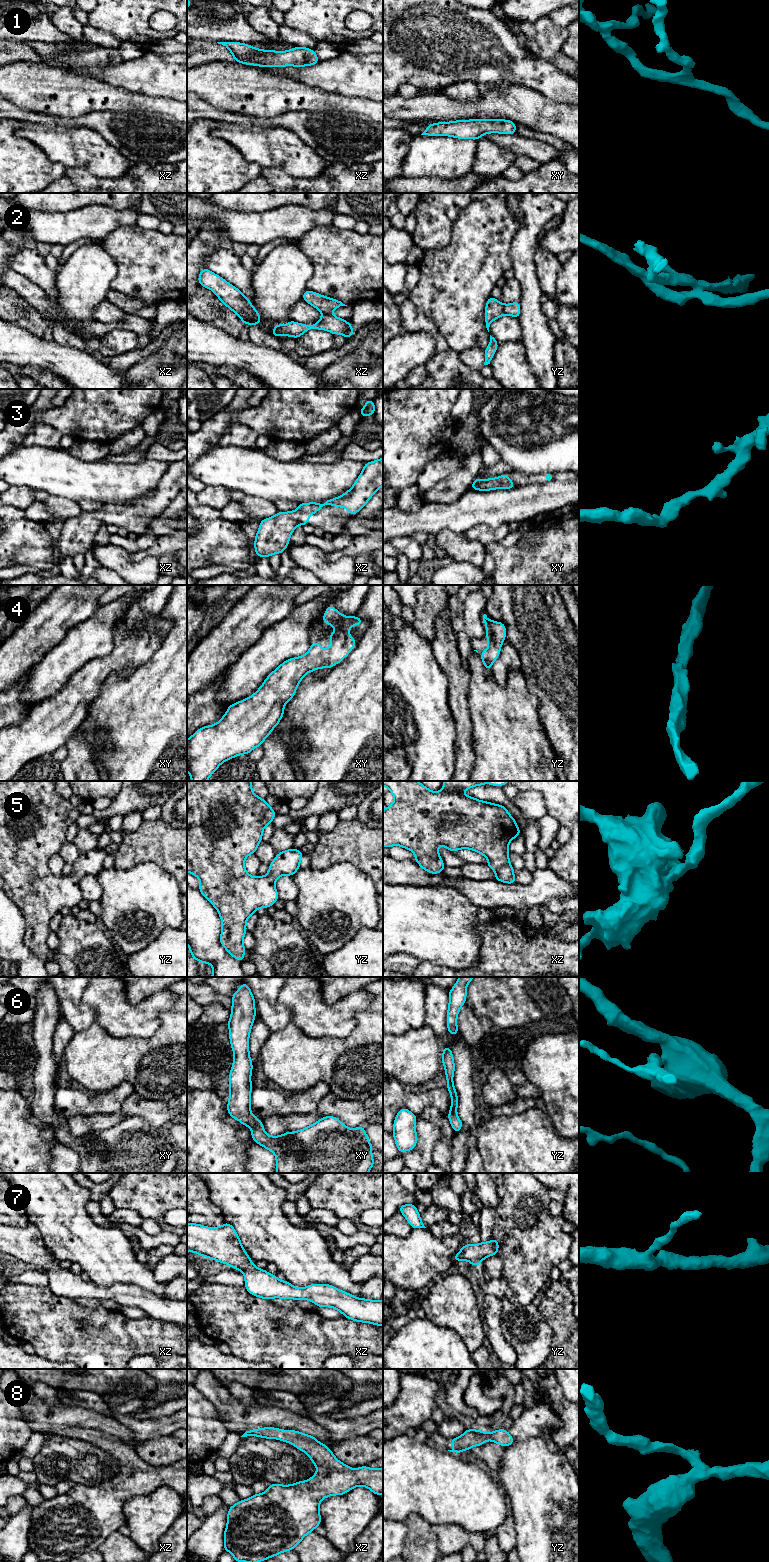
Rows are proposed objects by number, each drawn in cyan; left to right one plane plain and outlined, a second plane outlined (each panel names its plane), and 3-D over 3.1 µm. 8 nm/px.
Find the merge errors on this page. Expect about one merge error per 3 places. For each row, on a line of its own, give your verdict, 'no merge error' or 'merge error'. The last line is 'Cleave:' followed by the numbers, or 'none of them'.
1: no merge error
2: merge error
3: no merge error
4: no merge error
5: no merge error
6: no merge error
7: no merge error
8: no merge error
Cleave: 2

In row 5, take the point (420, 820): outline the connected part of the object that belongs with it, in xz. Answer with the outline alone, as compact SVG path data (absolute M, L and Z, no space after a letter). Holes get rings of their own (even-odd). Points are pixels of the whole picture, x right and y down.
M383 781L383 786L387 787L388 790L394 795L394 802L392 805L387 806L385 810L383 810L383 847L392 847L392 846L401 846L405 849L411 850L415 855L415 861L420 865L420 867L426 870L428 873L436 874L442 873L445 867L440 854L437 851L439 846L445 846L449 851L454 852L458 849L471 849L480 853L481 855L485 856L488 859L487 866L490 867L495 871L495 880L513 884L516 883L514 877L515 869L511 866L509 861L509 850L508 845L509 843L518 835L522 834L519 830L517 823L513 817L510 816L509 811L500 804L492 804L487 801L481 801L474 797L467 796L462 793L463 790L470 789L474 786L481 786L485 783L491 784L492 786L505 786L507 781L444 781L443 788L439 792L431 791L426 788L423 784L419 783L418 781Z

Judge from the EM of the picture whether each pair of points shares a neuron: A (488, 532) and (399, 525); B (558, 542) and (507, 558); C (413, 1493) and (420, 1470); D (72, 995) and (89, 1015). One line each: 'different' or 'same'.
A: different
B: same
C: same
D: same

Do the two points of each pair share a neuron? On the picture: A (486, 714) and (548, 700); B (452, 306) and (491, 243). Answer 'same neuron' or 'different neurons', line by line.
A: different neurons
B: same neuron

